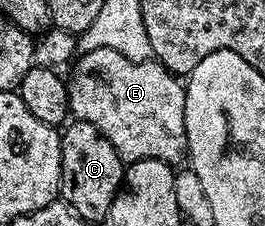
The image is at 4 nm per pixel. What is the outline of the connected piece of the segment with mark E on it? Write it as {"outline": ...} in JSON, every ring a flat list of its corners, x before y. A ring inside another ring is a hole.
{"outline":[[92,49,81,52,69,68,68,101,71,116,79,123,91,123,112,141,112,149,122,158,123,164,129,165,145,159,159,159,171,165,187,158,186,126,184,125,184,101,186,88,179,76,171,73,153,58,137,63,116,49]]}

